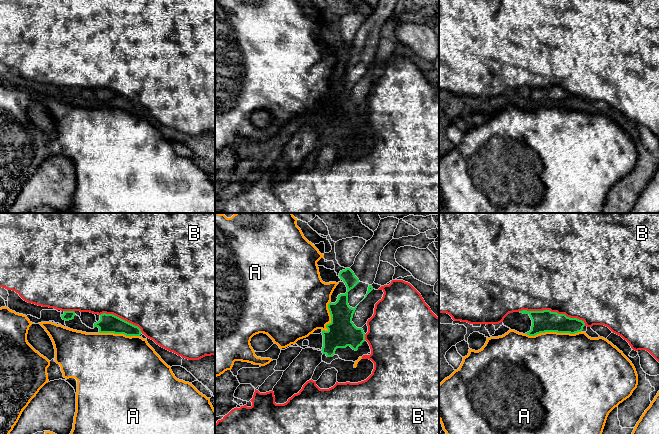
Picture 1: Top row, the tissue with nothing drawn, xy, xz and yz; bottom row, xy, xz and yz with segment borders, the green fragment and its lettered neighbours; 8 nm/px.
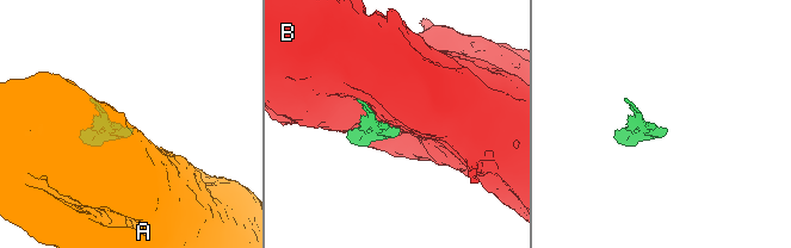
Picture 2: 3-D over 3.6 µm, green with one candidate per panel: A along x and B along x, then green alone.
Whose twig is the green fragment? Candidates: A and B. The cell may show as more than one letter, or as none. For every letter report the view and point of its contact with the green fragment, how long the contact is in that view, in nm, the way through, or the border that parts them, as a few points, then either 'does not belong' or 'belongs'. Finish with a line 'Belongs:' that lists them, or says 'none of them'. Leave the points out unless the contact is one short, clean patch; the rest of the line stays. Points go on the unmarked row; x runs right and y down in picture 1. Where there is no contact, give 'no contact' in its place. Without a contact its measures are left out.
A: yz (553, 107) | 460 nm | does not belong
B: yz (552, 88) | 550 nm | does not belong
Belongs: none of them

